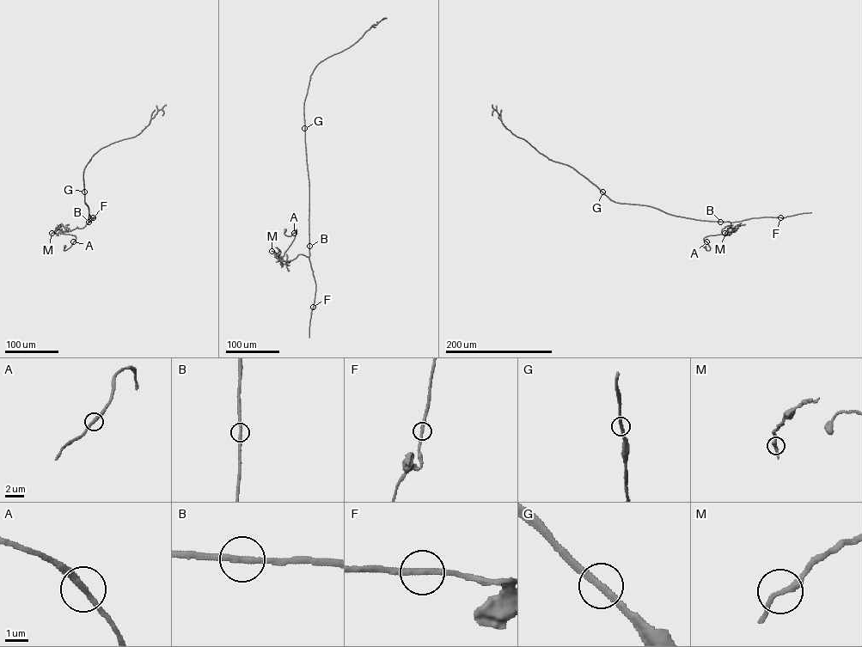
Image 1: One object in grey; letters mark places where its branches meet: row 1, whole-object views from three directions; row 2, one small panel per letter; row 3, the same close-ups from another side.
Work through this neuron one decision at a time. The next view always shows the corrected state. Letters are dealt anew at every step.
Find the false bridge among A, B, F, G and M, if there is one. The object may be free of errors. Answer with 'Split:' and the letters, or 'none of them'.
Split: none of them

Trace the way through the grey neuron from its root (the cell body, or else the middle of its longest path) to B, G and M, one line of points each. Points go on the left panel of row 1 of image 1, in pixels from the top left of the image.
B: (64, 246), (64, 250), (70, 247), (76, 237), (61, 232), (77, 227), (83, 228), (88, 222)
G: (64, 246), (64, 250), (70, 247), (76, 237), (61, 232), (77, 227), (83, 228), (89, 221), (84, 192)
M: (64, 246), (64, 250), (70, 247), (76, 238), (75, 235), (62, 233), (58, 228), (51, 233)

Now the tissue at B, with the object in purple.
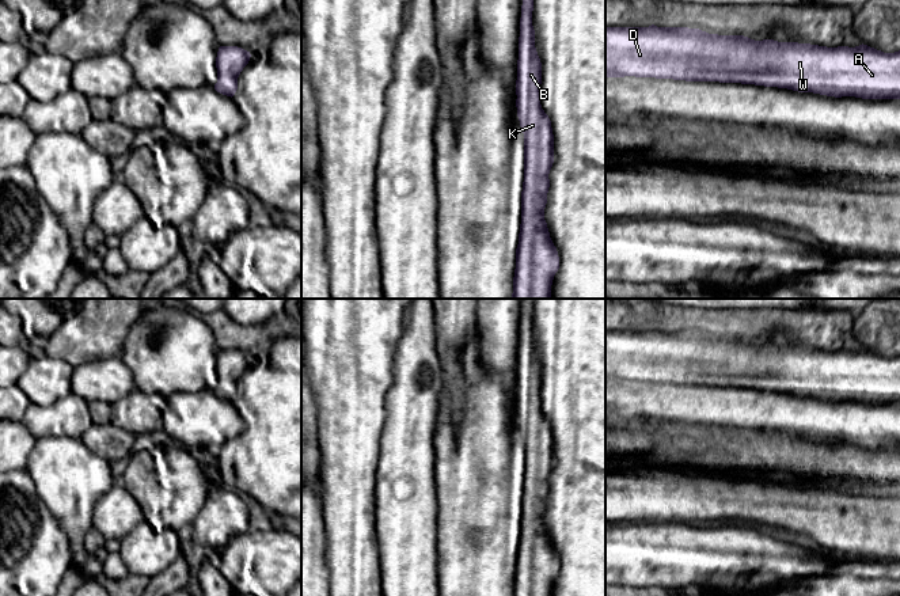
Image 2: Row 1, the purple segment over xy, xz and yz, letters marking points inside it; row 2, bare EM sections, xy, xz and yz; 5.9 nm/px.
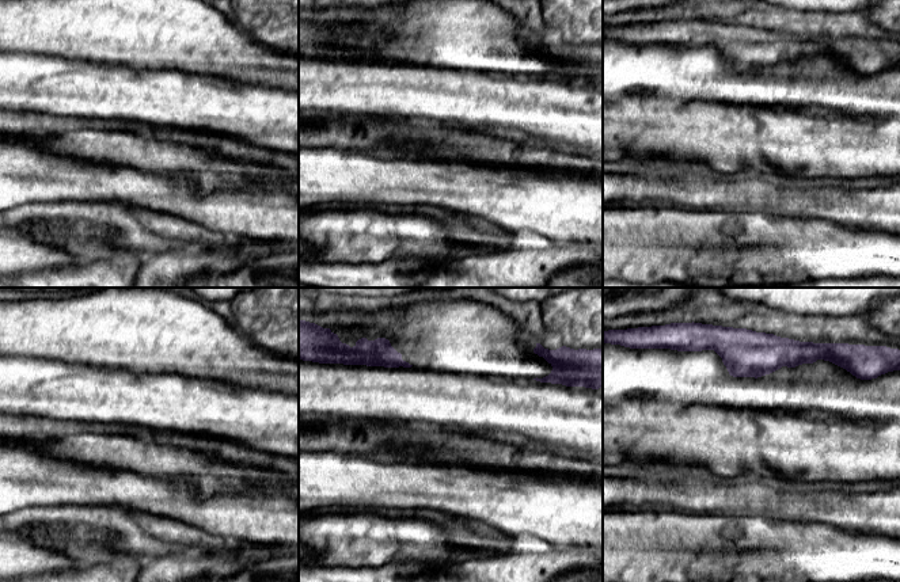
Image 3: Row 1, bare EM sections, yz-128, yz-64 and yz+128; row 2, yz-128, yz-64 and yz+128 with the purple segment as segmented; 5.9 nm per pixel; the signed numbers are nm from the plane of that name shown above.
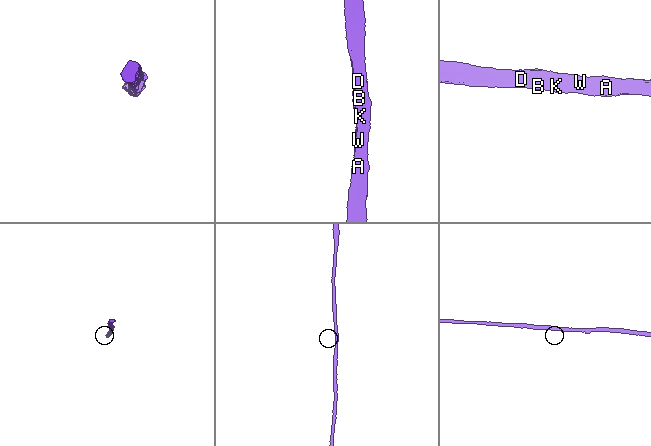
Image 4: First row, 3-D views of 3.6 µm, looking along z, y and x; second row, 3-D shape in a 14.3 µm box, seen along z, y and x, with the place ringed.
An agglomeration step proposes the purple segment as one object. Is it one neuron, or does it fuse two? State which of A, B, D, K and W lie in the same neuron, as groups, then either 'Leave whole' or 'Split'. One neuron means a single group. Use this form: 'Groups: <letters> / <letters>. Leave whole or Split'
Groups: A B D K W. Leave whole

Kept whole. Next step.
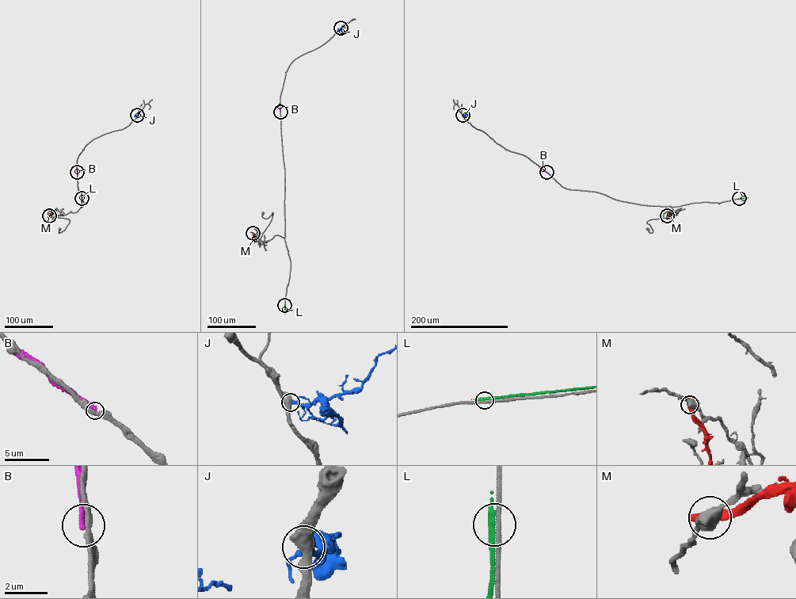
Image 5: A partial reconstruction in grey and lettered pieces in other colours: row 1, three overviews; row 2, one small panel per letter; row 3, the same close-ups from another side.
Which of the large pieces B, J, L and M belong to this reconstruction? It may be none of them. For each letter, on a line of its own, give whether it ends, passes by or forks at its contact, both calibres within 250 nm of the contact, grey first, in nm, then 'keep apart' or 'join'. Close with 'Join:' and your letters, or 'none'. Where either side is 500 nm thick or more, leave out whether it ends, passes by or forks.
B: it ends; calibres 320 and 320 nm; keep apart
J: calibres 600 and 240 nm; keep apart
L: it ends; calibres 200 and 340 nm; keep apart
M: calibres 550 and 440 nm; keep apart
Join: none

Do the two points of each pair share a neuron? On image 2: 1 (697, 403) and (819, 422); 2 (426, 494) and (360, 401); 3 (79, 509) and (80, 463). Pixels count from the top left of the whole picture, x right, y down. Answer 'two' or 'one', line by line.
1: one
2: two
3: one

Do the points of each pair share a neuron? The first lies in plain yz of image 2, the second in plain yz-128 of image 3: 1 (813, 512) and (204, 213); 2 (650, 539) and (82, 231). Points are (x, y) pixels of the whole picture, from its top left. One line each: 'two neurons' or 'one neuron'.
1: one neuron
2: one neuron

